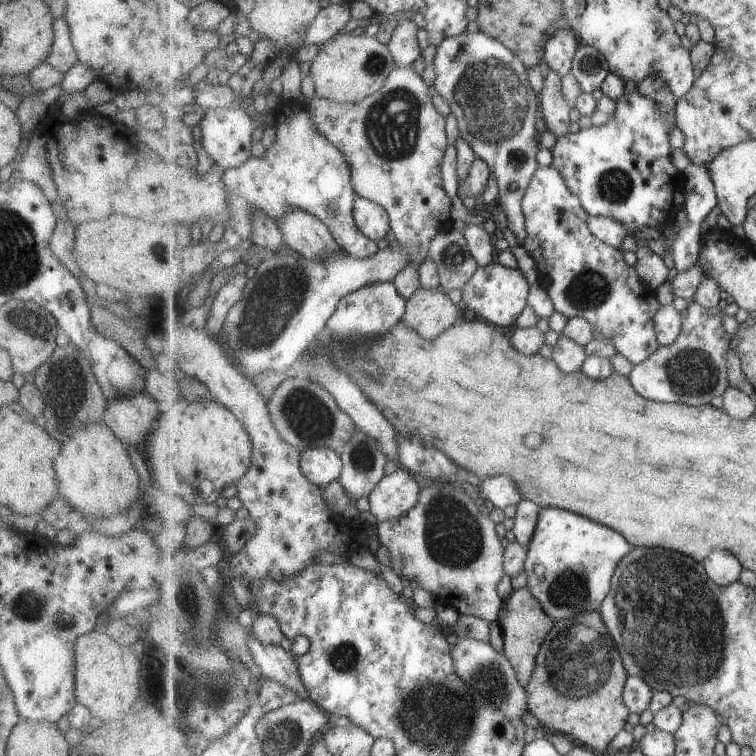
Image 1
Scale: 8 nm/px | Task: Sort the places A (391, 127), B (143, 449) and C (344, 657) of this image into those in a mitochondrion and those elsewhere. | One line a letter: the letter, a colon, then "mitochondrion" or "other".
A: mitochondrion
B: other
C: mitochondrion

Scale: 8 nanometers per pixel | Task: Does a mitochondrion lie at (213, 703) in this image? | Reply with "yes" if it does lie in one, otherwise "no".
yes

